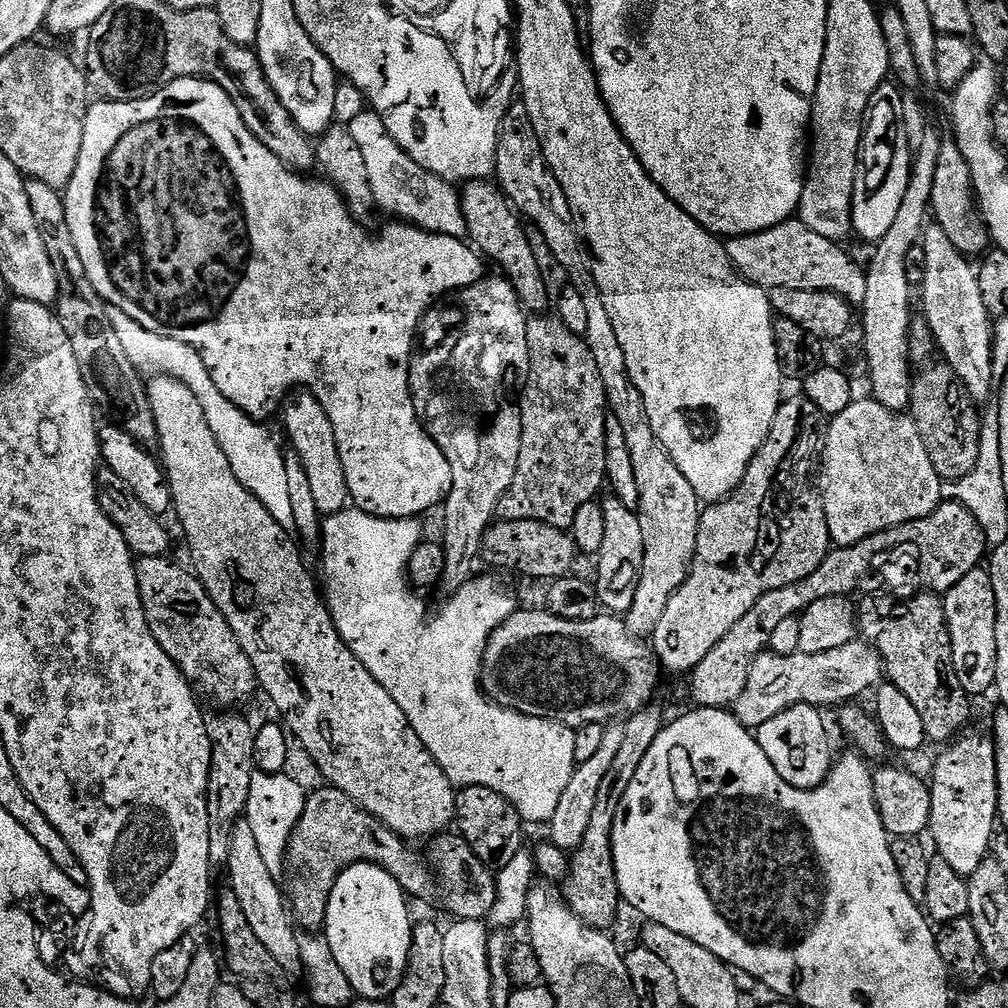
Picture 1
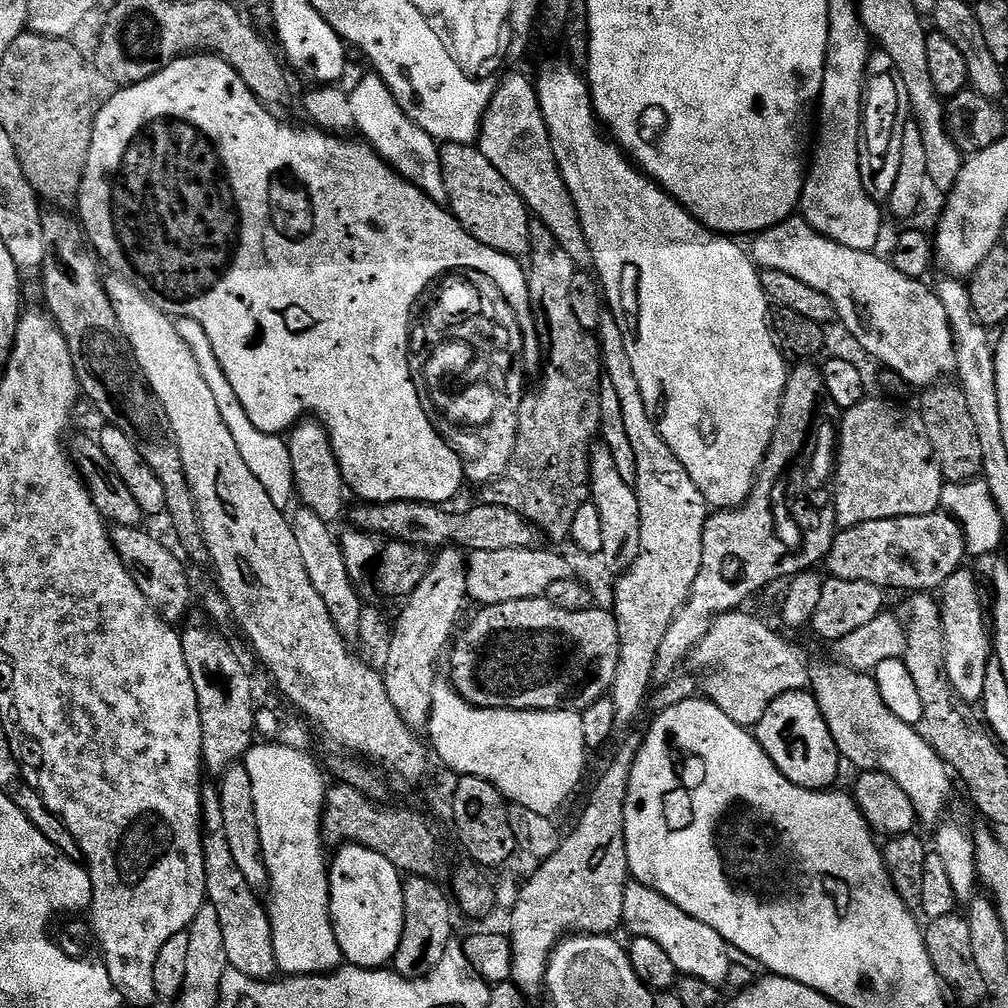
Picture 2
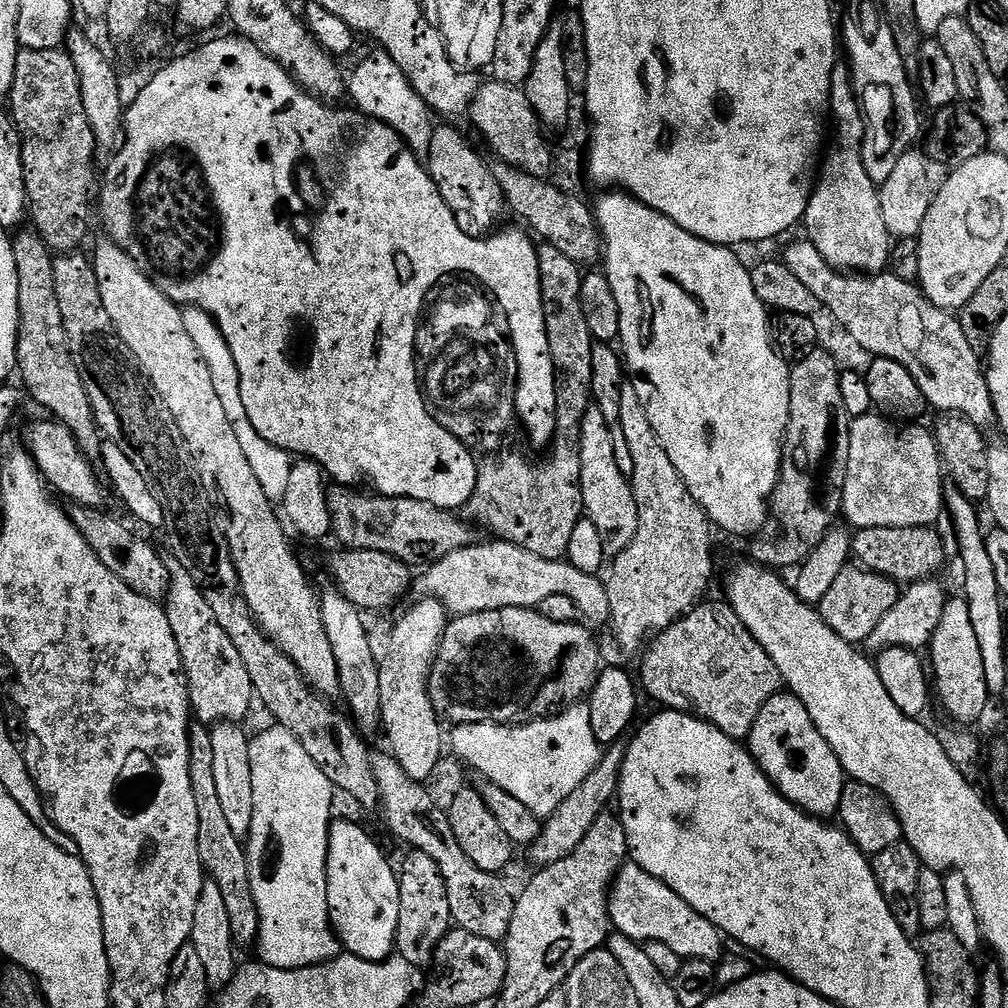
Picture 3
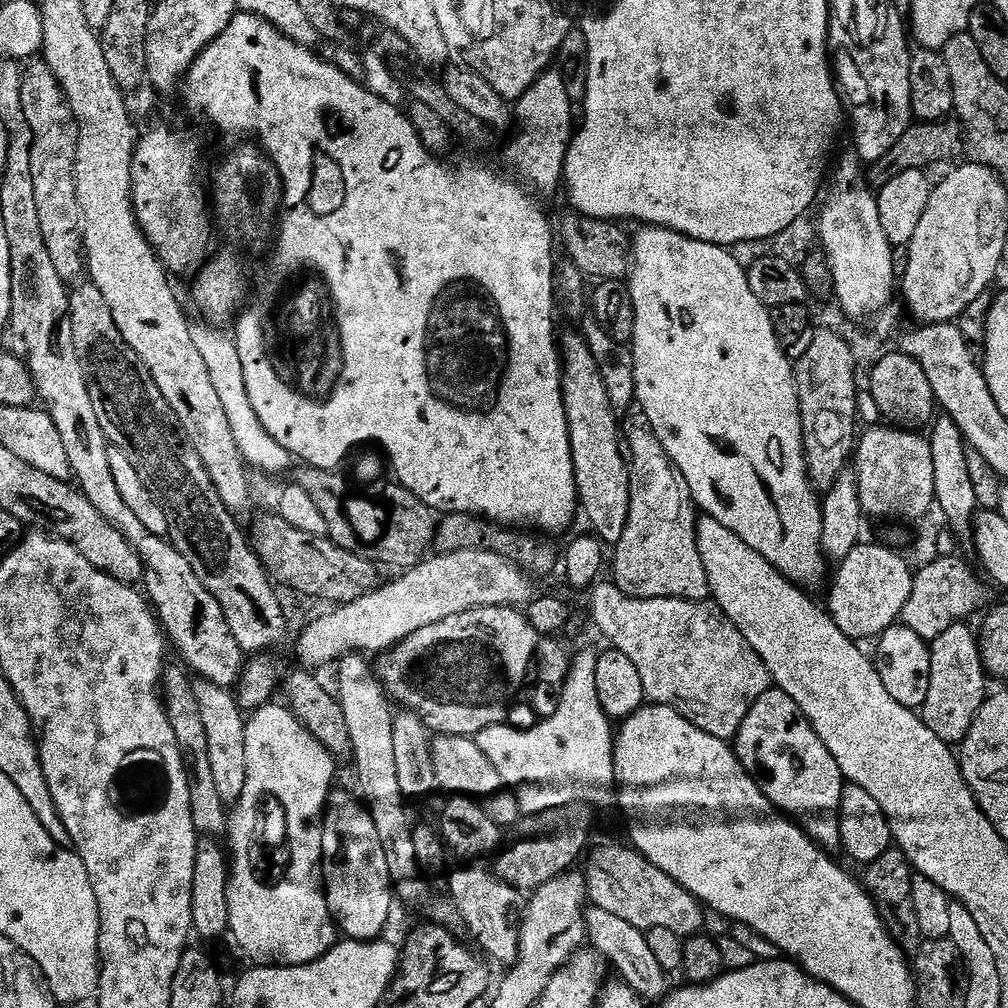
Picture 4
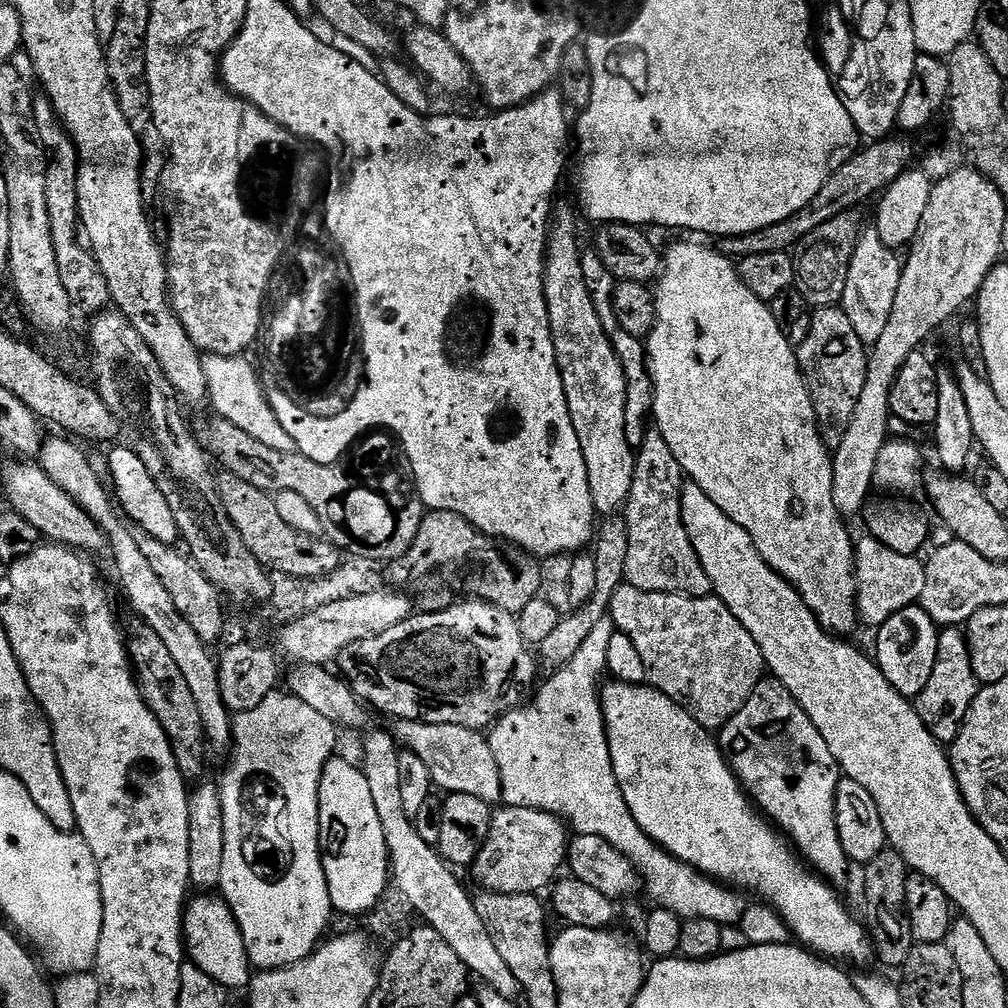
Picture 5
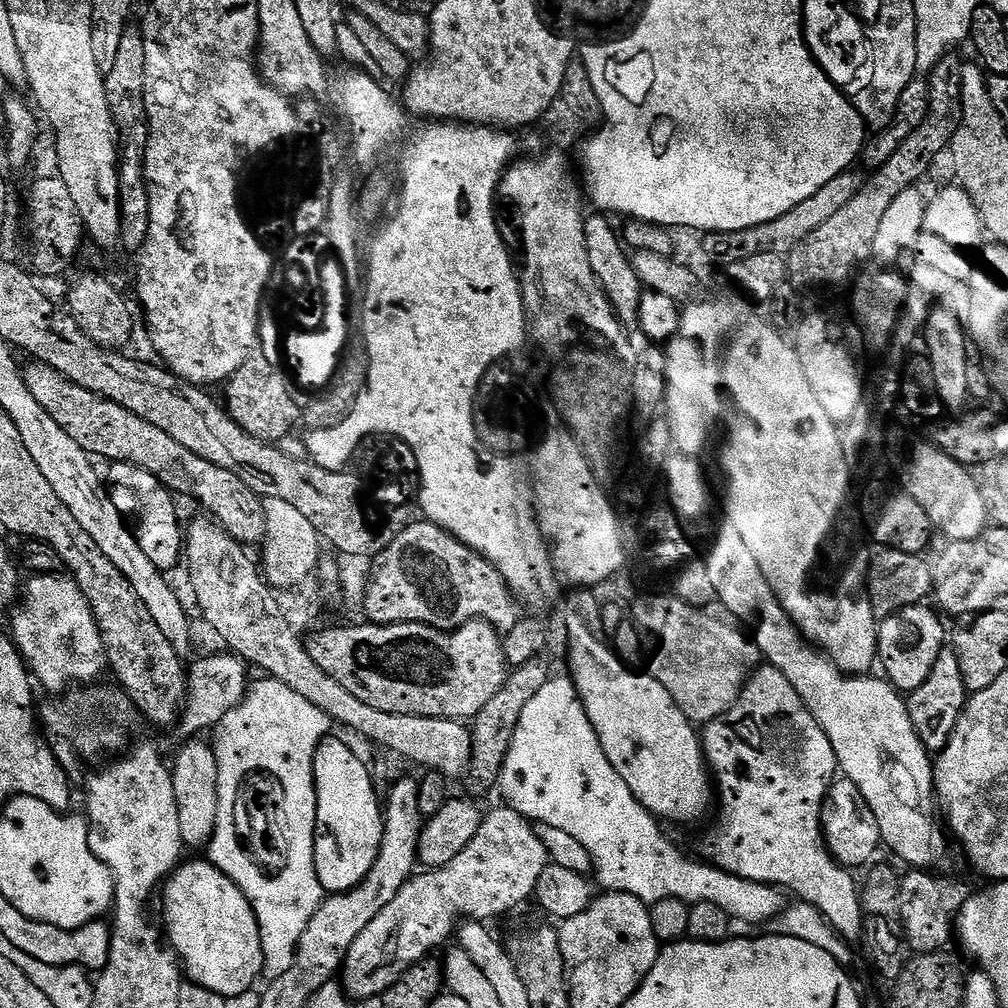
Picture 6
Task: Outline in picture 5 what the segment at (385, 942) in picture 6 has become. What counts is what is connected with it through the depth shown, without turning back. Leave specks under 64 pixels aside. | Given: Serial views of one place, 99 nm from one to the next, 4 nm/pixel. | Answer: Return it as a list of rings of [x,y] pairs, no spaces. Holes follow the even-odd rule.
[[[504,806],[499,811],[493,815],[490,834],[470,865],[473,878],[485,892],[543,893],[543,888],[547,889],[561,875],[560,867],[563,869],[566,864],[570,832],[565,821],[536,808]]]

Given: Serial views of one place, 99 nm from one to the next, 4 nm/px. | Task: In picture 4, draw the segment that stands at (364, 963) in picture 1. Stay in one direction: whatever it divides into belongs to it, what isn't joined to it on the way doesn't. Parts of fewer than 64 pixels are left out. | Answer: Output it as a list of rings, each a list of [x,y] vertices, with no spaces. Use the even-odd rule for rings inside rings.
[[[333,791],[328,798],[328,807],[324,814],[324,833],[322,834],[322,883],[324,893],[328,899],[329,914],[335,920],[335,925],[341,933],[344,932],[349,941],[363,942],[365,940],[375,940],[385,935],[384,927],[388,924],[388,919],[392,916],[392,896],[394,900],[394,885],[392,875],[390,874],[390,866],[386,866],[386,854],[382,854],[382,842],[378,842],[378,830],[374,830],[374,818],[368,813],[367,807],[355,795],[351,796],[348,792]]]

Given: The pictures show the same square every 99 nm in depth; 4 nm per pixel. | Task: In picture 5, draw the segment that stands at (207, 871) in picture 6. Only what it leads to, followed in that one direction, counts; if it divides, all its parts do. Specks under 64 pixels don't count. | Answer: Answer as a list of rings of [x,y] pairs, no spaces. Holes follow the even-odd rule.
[[[219,895],[197,896],[200,896],[197,900],[187,901],[184,910],[184,943],[191,963],[197,964],[203,972],[210,974],[210,978],[214,978],[214,982],[218,982],[226,990],[247,989],[250,984],[250,963],[234,914]]]

